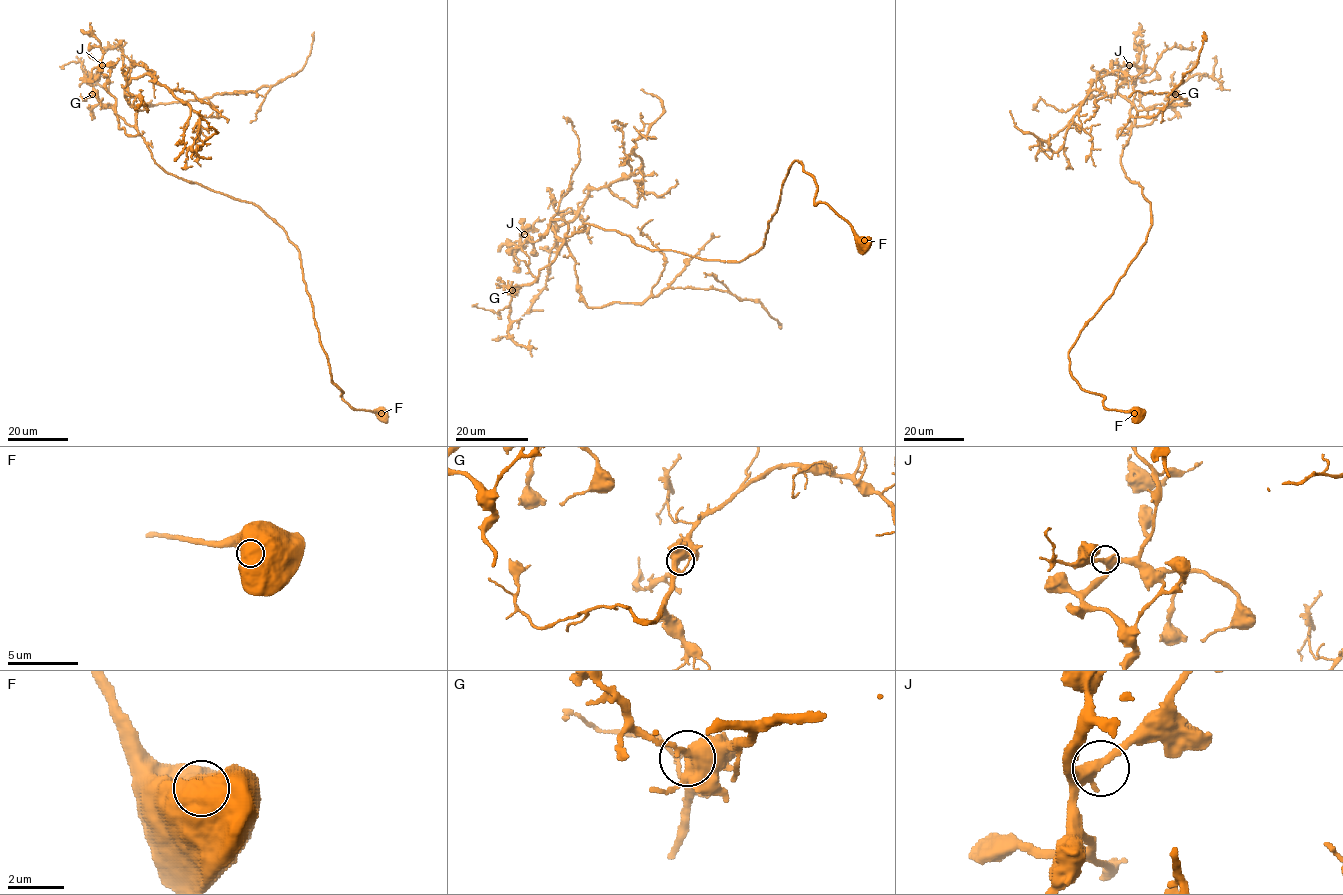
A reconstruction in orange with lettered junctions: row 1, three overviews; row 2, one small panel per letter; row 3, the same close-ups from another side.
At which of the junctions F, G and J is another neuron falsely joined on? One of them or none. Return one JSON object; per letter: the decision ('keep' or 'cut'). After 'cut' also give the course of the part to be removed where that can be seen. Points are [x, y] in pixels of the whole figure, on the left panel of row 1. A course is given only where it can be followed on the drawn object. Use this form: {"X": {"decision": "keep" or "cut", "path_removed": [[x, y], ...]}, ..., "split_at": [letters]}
{"F": {"decision": "keep"}, "G": {"decision": "keep"}, "J": {"decision": "keep"}, "split_at": []}

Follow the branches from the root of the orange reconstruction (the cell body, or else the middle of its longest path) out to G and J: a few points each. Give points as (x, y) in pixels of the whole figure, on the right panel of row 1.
G: (1138, 415), (1085, 391), (1068, 353), (1147, 239), (1151, 204), (1121, 155), (1131, 129), (1175, 94)
J: (1138, 415), (1085, 391), (1068, 356), (1151, 226), (1121, 162), (1129, 65)

